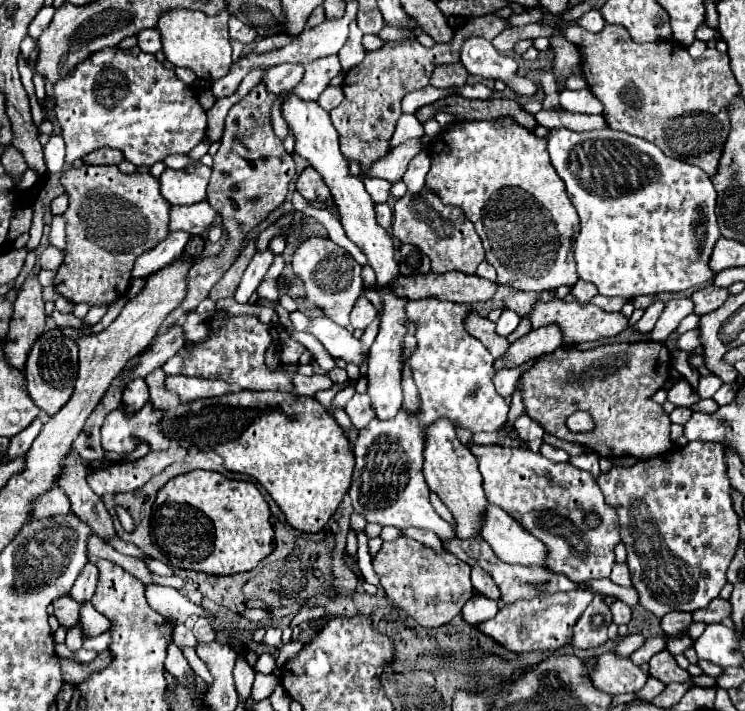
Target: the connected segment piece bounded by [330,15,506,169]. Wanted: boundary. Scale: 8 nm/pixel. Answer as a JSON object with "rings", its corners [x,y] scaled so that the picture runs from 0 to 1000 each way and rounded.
{"rings":[[[647,21],[647,24],[636,24],[634,30],[628,30],[626,38],[615,41],[604,55],[604,63],[585,60],[583,66],[572,69],[561,58],[537,58],[537,60],[521,58],[513,69],[494,72],[489,86],[472,94],[462,108],[459,125],[464,139],[451,153],[443,156],[446,173],[456,187],[459,218],[467,226],[481,226],[483,238],[491,238],[491,232],[502,232],[507,221],[515,221],[523,212],[529,176],[540,162],[537,153],[540,136],[556,125],[572,122],[580,100],[588,91],[615,89],[620,58],[626,58],[626,52],[650,52],[652,58],[660,58],[677,41],[679,41],[677,27],[666,21]]]}

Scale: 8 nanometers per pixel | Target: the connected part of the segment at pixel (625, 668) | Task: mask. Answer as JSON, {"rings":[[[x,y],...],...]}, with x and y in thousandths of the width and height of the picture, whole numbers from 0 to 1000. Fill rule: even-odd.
{"rings":[[[819,916],[803,924],[803,941],[795,947],[797,966],[819,977],[851,975],[867,961],[867,955],[870,952],[846,927],[832,927]]]}

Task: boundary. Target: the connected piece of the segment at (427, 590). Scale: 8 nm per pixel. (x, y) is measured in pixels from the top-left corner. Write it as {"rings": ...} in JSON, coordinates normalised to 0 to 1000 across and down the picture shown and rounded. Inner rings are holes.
{"rings":[[[548,755],[515,764],[513,772],[499,783],[499,797],[510,814],[510,826],[518,842],[542,857],[572,885],[604,876],[634,840],[631,795],[615,789],[615,783],[607,778],[583,778],[580,772]]]}

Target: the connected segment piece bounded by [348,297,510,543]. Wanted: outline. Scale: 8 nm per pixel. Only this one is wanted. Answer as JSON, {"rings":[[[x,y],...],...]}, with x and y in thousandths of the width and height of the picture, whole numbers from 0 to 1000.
{"rings":[[[569,418],[566,423],[550,423],[545,440],[558,454],[561,485],[545,508],[564,553],[564,570],[556,581],[537,575],[523,592],[499,589],[494,601],[481,606],[475,623],[478,657],[467,696],[475,719],[486,722],[491,733],[537,744],[577,744],[599,764],[609,758],[609,744],[577,710],[577,688],[566,668],[572,603],[588,589],[604,589],[609,601],[620,598],[620,603],[631,603],[634,609],[666,606],[679,592],[685,572],[660,541],[663,502],[626,466],[623,451],[634,440],[631,429]]]}

